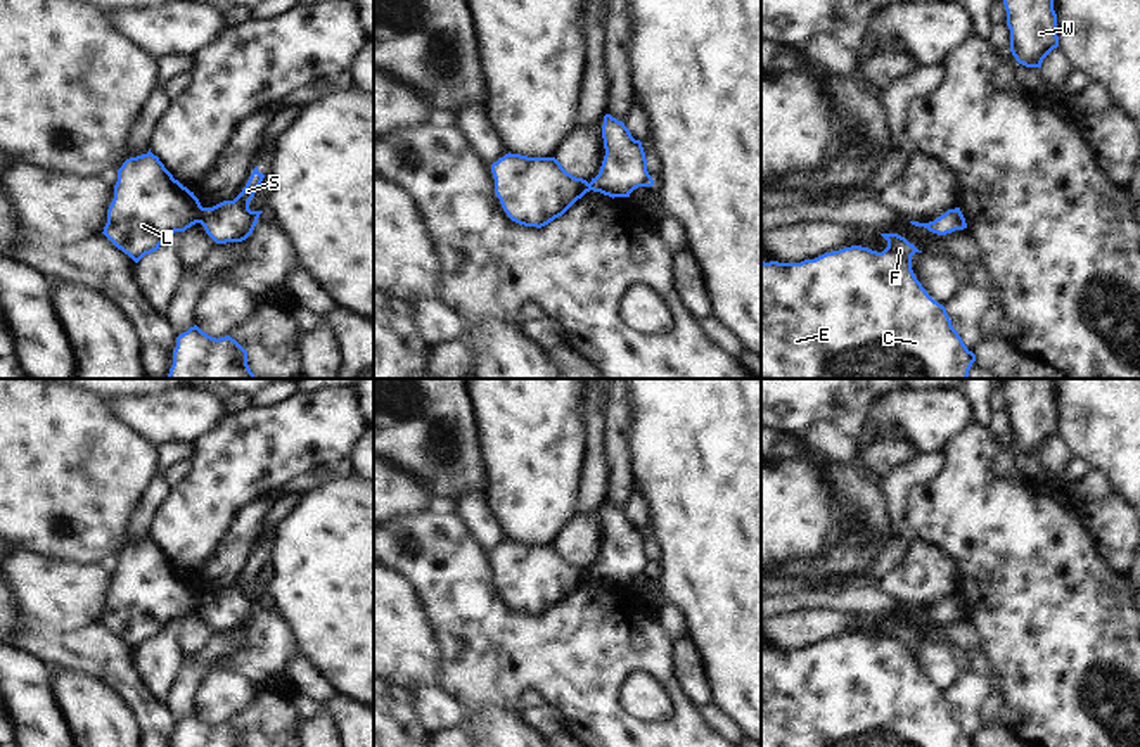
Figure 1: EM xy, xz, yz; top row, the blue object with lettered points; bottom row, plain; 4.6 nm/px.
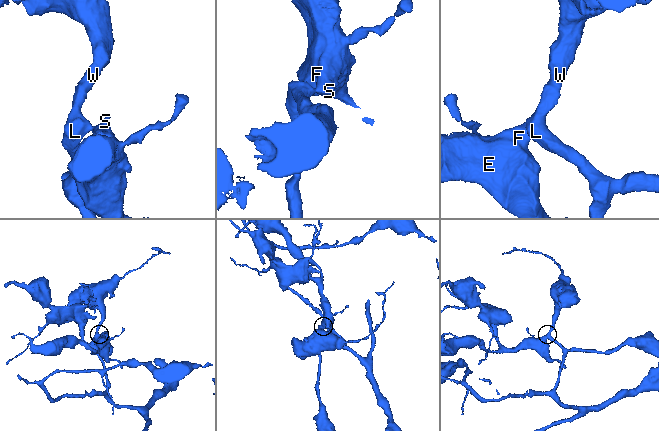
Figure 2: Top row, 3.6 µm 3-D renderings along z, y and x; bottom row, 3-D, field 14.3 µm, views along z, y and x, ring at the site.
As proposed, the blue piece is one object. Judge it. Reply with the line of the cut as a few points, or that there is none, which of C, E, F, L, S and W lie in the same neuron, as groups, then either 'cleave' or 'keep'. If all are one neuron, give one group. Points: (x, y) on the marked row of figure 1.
cut in xy along (204, 208), (198, 222); C E F S / L W; cleave

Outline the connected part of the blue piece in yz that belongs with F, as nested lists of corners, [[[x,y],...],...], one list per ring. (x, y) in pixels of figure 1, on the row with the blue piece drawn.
[[[881,233],[887,240],[882,252],[851,246],[825,252],[801,263],[761,261],[761,379],[967,379],[976,354],[967,349],[953,329],[946,308],[934,301],[912,270],[912,256],[919,251],[898,233]]]

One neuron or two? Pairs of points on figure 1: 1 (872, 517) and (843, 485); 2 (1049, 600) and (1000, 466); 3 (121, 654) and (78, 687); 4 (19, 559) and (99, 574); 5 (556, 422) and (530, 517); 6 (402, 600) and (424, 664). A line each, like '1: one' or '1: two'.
1: one
2: two
3: two
4: one
5: one
6: one

